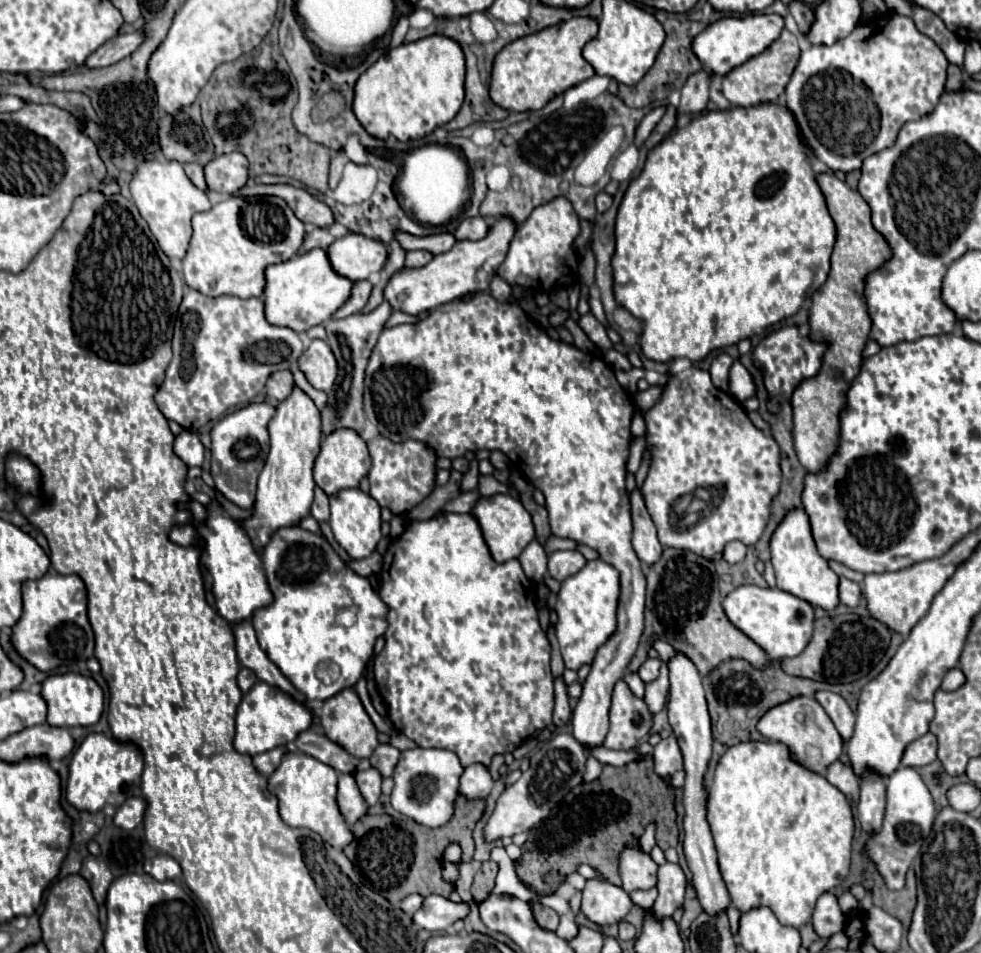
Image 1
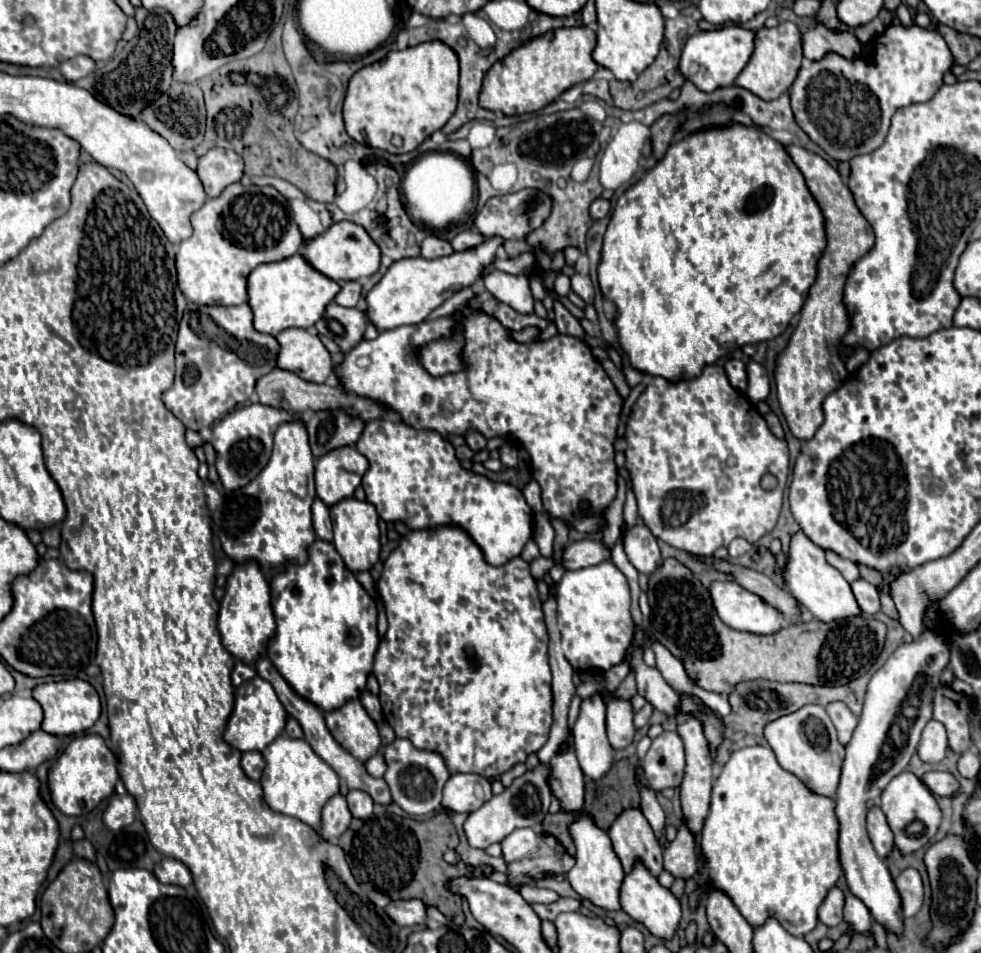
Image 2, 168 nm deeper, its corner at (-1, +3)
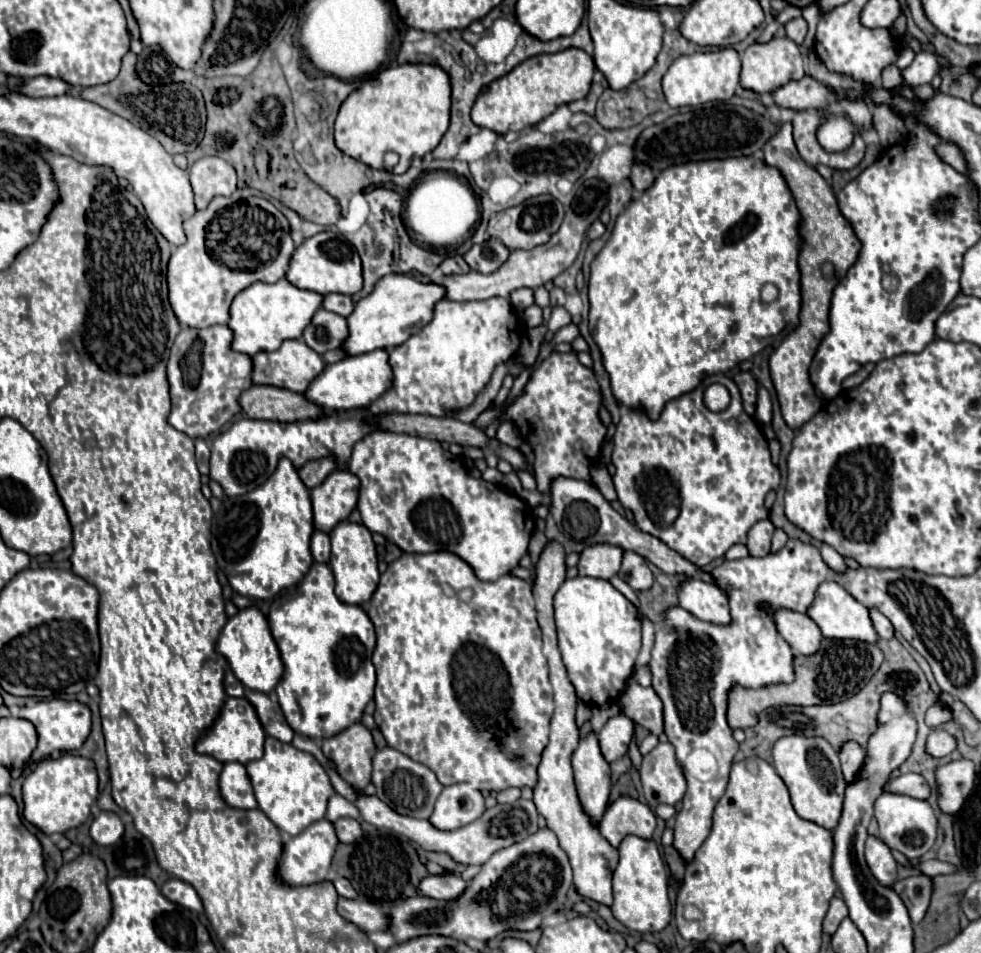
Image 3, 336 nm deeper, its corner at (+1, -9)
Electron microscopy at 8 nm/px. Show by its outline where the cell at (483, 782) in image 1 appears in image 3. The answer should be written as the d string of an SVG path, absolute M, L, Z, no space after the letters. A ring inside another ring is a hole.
M469 784L445 786L435 802L429 822L439 830L455 830L471 824L485 812L485 798Z

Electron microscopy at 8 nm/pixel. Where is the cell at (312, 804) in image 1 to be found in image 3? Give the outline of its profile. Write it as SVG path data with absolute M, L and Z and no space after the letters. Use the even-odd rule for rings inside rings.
M267 738L263 758L247 762L245 768L251 778L259 808L281 832L289 836L297 836L309 824L321 820L327 812L329 798L335 794L329 774L311 754L301 752L291 744L277 742L277 738Z

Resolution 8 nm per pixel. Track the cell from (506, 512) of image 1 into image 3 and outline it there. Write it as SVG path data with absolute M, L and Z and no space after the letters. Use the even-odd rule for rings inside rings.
M371 432L353 446L349 470L361 480L357 508L363 524L371 532L379 532L395 542L403 552L453 552L461 556L481 580L491 582L509 574L519 564L521 556L527 554L535 526L533 510L519 496L501 486L485 482L483 478L471 478L463 466L463 458L443 450L437 440L393 432Z

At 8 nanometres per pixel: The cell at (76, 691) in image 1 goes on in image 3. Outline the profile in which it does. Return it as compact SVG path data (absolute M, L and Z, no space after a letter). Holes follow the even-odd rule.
M41 700L35 702L33 706L25 706L19 712L21 718L33 722L33 726L37 728L39 734L39 744L35 748L35 752L31 754L31 762L33 765L47 758L51 752L61 750L61 752L69 752L69 750L77 750L83 746L83 742L87 740L89 732L91 732L91 710L87 704L77 702L77 700Z

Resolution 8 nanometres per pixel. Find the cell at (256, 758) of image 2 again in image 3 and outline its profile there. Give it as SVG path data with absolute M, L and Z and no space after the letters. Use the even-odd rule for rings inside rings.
M227 762L221 778L219 778L221 796L225 802L233 808L257 808L257 800L253 796L253 786L249 780L249 774L243 764L239 762Z

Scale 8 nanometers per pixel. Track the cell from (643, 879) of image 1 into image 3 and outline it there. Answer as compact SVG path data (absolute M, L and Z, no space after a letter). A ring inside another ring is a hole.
M619 798L607 808L599 828L607 842L613 848L619 848L623 838L629 834L649 840L655 830L655 814L647 804L641 804L639 800Z

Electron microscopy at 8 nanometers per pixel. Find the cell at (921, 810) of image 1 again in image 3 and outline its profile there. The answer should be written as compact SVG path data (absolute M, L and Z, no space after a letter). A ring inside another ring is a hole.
M885 792L881 798L877 798L875 806L875 818L879 822L879 838L891 848L901 854L905 854L909 860L921 858L937 838L937 816L929 802L911 798L907 794L895 794L895 792Z

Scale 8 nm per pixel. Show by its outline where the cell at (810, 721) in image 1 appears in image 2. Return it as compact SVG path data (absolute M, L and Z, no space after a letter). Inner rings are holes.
M807 704L801 710L781 716L765 726L765 738L777 756L777 762L791 774L795 774L813 794L835 798L841 764L845 760L845 748L837 742L835 726L831 724L823 706Z

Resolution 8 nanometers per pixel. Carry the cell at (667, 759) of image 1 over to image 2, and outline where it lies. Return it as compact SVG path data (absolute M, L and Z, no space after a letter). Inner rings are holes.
M677 732L657 736L643 758L643 770L653 790L679 788L685 774L685 746L681 736Z

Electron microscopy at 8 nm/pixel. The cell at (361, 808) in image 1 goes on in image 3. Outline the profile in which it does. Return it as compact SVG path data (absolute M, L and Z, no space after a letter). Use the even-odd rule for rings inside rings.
M327 818L313 822L301 834L291 836L289 840L285 838L285 846L283 846L283 854L281 854L281 862L279 862L279 870L277 870L281 880L291 886L307 886L307 884L323 882L329 876L331 858L335 854L337 844L339 844L339 840L337 840L335 826Z

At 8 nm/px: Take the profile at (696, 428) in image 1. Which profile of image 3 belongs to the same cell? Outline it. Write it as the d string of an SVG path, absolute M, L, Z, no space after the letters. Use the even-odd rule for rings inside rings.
M713 374L705 378L697 390L667 402L657 420L651 420L641 408L623 406L613 444L613 464L617 468L613 482L619 502L633 512L639 530L659 538L697 566L707 566L715 558L721 558L733 544L747 544L751 526L769 518L765 494L777 490L781 484L781 470L771 462L765 436L759 432L755 420L745 414L739 390L725 374ZM713 382L727 386L731 392L729 408L719 414L703 404L703 390Z

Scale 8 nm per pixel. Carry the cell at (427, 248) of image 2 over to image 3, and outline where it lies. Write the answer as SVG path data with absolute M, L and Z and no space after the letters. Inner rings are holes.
M459 254L445 258L445 260L439 264L439 268L443 270L443 274L467 274L467 272L471 270L469 264L467 264L467 262L463 260L463 256L459 256Z

